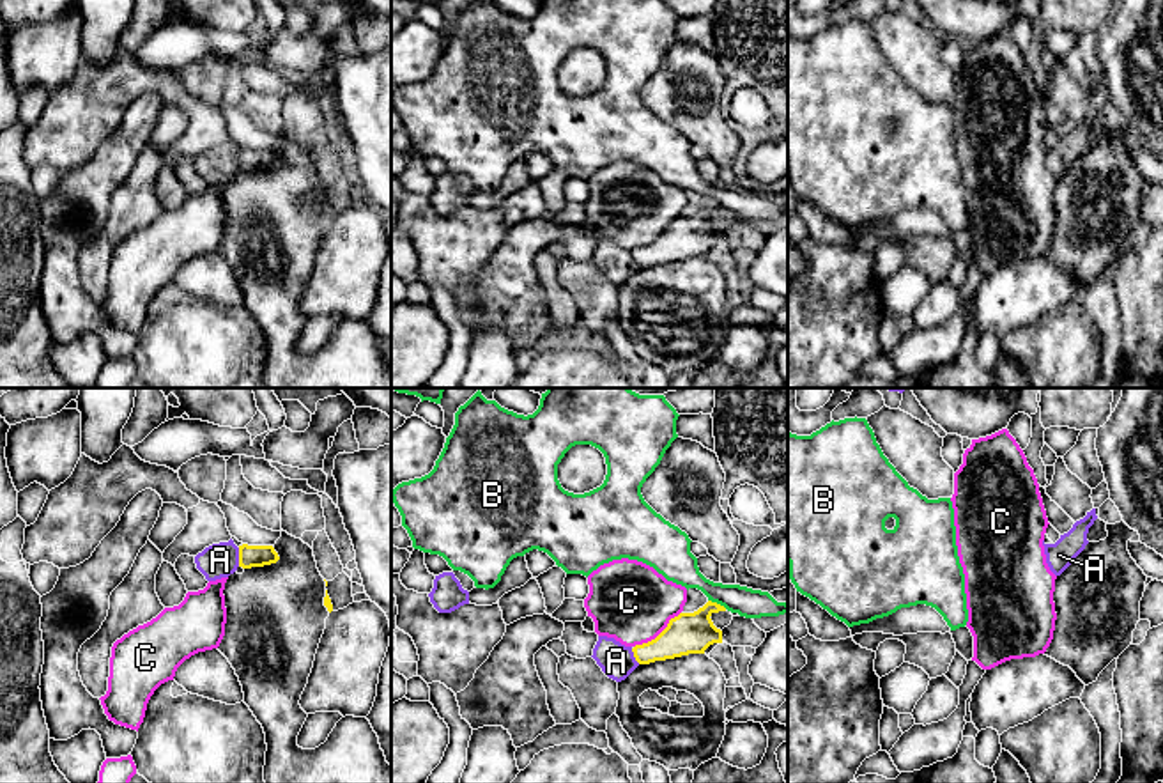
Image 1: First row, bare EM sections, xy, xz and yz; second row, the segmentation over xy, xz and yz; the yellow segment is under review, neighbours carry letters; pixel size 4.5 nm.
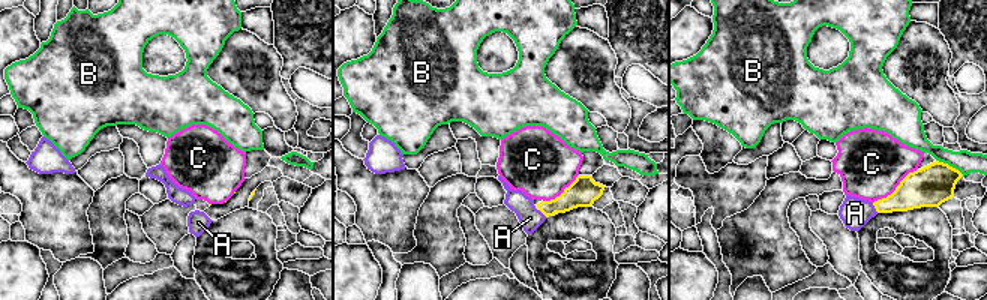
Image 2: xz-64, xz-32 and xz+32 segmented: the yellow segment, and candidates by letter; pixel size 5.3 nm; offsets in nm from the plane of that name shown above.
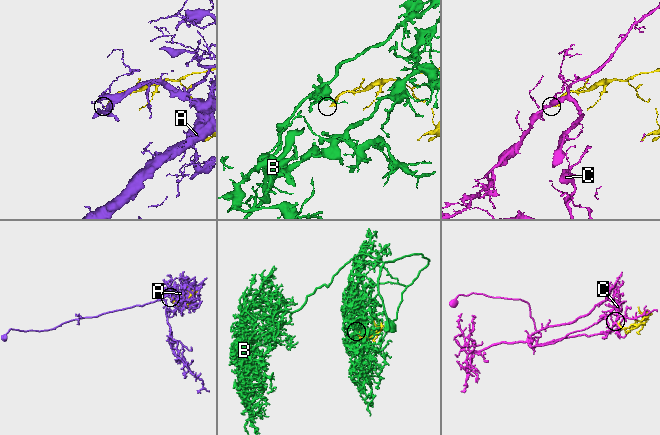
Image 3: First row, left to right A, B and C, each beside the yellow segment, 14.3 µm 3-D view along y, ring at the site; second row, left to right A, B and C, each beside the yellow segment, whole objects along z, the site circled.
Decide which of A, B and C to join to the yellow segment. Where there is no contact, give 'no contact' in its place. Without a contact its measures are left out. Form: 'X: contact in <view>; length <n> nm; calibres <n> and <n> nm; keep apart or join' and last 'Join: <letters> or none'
A: contact in xy; length 90 nm; calibres 100 and 160 nm; keep apart
B: contact in xz; length 100 nm; calibres 190 and 170 nm; keep apart
C: contact in xz; length 280 nm; calibres 190 and 360 nm; keep apart
Join: none

